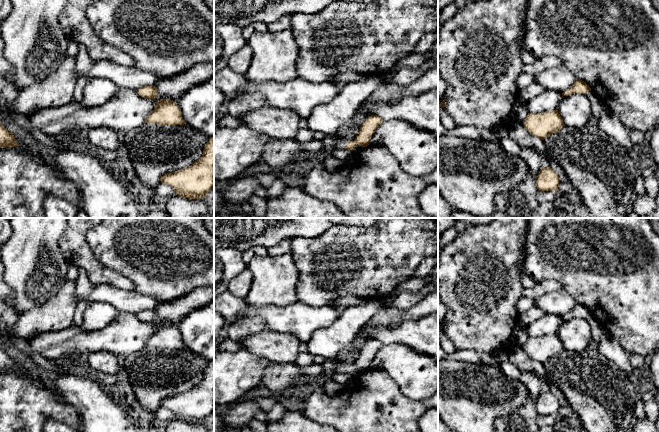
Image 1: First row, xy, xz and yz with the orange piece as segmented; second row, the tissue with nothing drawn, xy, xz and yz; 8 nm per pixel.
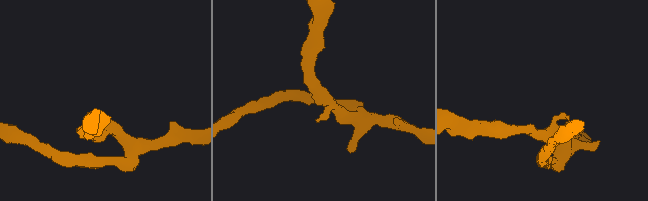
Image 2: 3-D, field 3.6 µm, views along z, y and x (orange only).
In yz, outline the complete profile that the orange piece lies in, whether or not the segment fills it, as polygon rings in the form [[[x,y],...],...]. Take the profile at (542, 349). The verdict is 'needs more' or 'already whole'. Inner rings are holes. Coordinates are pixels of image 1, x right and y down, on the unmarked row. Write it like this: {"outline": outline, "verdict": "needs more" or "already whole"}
{"outline": [[[557,334],[539,338],[528,337],[523,348],[531,359],[541,364],[546,363],[564,350],[563,343]]], "verdict": "already whole"}

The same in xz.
{"outline": [[[371,339],[360,351],[359,358],[354,365],[345,367],[347,374],[353,375],[356,369],[367,371],[370,368],[372,359],[383,344],[377,339]]], "verdict": "already whole"}

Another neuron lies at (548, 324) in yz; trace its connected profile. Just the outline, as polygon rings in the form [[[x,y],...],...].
[[[545,314],[540,319],[527,327],[529,337],[543,337],[545,335],[557,334],[562,317],[554,314]]]

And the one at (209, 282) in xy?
[[[104,218],[103,221],[89,229],[86,240],[95,257],[106,268],[115,270],[134,283],[134,290],[166,302],[178,299],[199,287],[214,288],[214,236],[205,227],[202,218]]]

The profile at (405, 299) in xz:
[[[426,285],[419,291],[403,291],[393,298],[393,300],[388,304],[390,307],[395,307],[399,309],[407,309],[413,306],[425,295],[438,290],[437,287]]]

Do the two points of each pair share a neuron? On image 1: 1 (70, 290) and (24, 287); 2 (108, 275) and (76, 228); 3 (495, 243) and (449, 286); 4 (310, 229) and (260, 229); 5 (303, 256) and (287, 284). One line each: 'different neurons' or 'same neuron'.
1: different neurons
2: same neuron
3: same neuron
4: same neuron
5: different neurons

